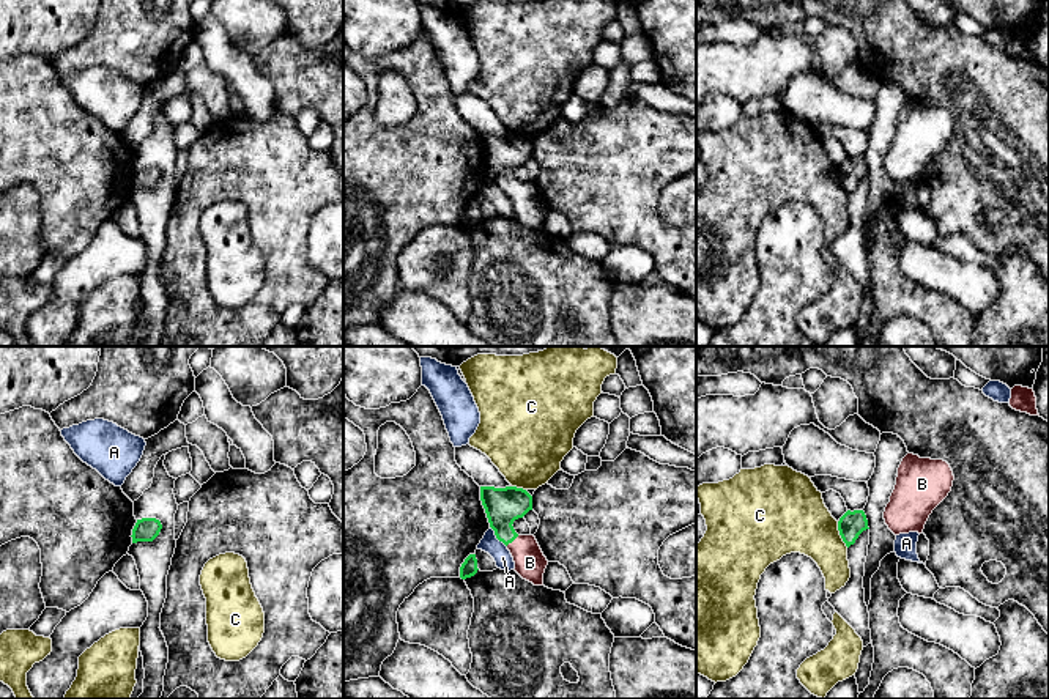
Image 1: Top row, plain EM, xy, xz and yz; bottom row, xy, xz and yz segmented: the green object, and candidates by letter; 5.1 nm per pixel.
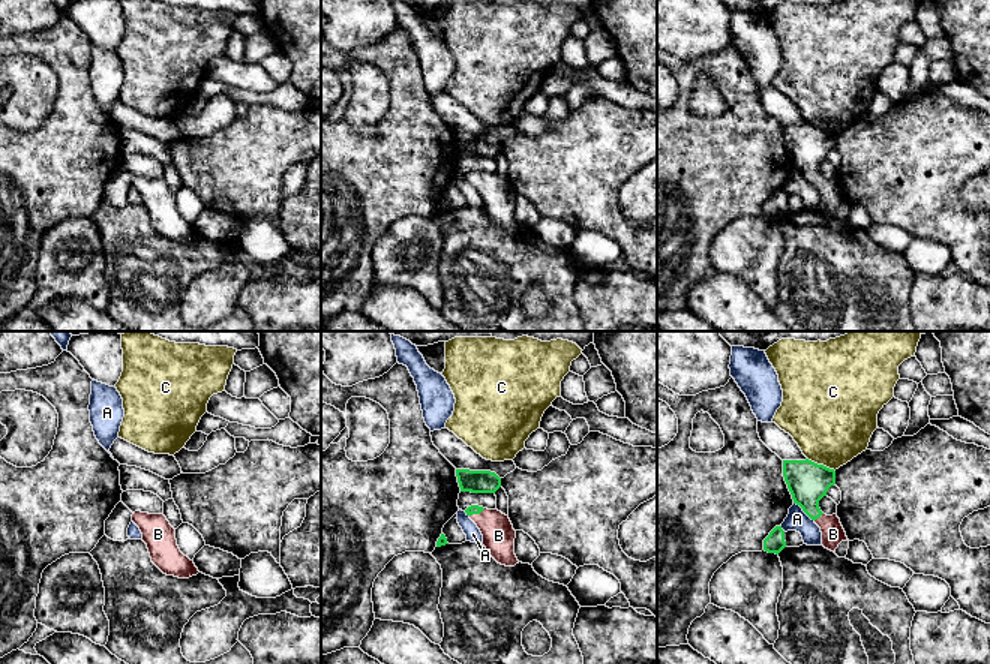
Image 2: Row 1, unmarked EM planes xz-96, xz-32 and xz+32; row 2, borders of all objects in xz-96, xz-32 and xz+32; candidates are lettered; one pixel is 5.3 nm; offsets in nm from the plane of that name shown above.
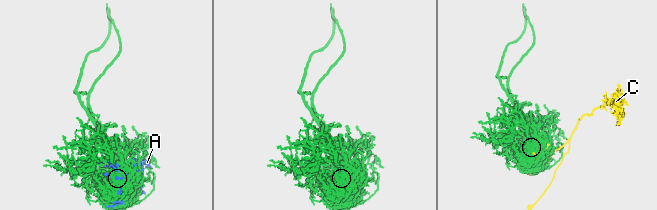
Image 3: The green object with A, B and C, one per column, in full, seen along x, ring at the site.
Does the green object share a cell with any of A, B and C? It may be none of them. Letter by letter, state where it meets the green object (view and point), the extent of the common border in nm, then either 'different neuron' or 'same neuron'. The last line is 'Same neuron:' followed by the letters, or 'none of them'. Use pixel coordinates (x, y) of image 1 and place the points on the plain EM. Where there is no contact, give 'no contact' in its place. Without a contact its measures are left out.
A: meets green in xz at (496, 184); contact 140 nm long; different neuron
B: meets green in xz at (512, 188); contact 90 nm long; same neuron
C: meets green in yz at (840, 181); contact 150 nm long; different neuron
Same neuron: B

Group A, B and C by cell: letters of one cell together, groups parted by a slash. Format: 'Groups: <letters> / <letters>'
Groups: A / B / C

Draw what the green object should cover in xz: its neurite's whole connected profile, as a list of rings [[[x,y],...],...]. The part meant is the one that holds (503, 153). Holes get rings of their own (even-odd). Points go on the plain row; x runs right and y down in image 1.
[[[480,134],[480,148],[496,186],[513,205],[513,217],[534,233],[543,233],[547,205],[534,183],[518,183],[512,173],[515,167],[532,157],[532,143],[517,134]]]

